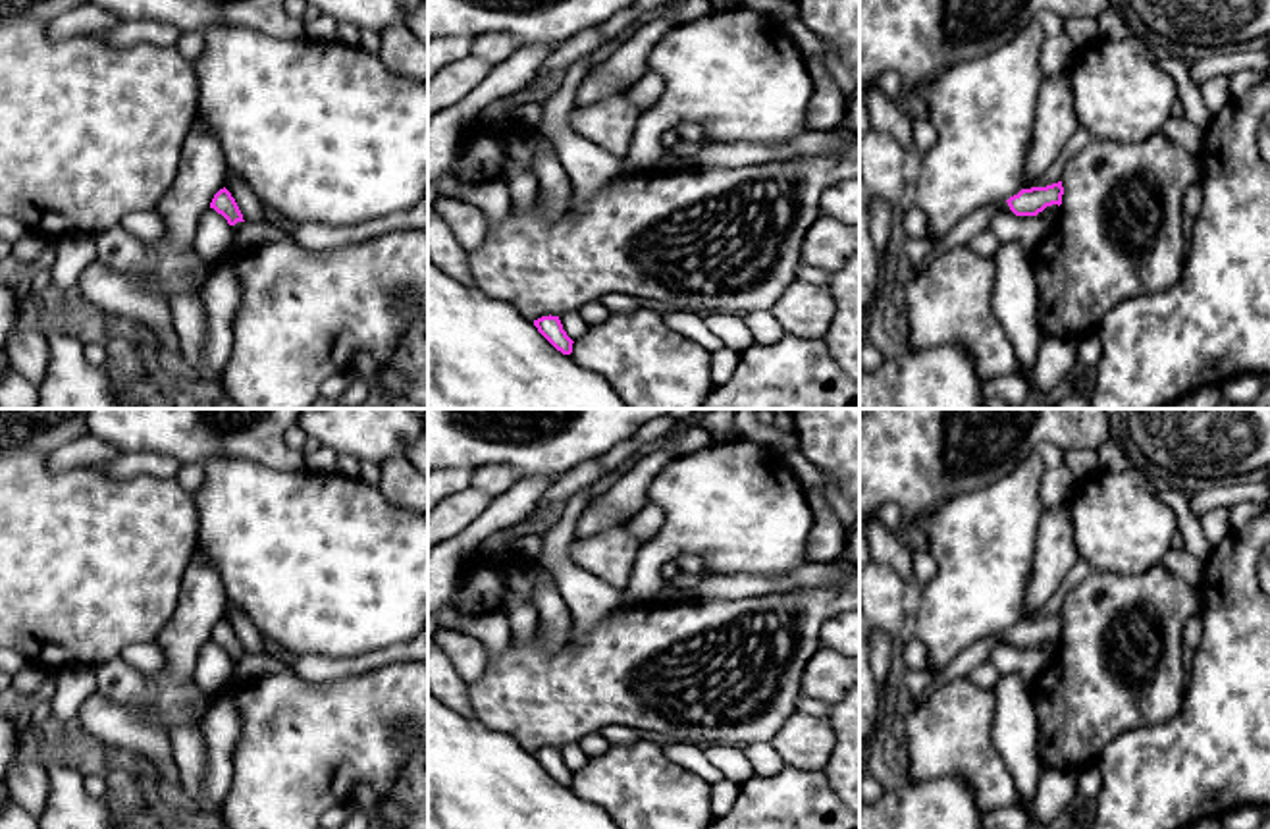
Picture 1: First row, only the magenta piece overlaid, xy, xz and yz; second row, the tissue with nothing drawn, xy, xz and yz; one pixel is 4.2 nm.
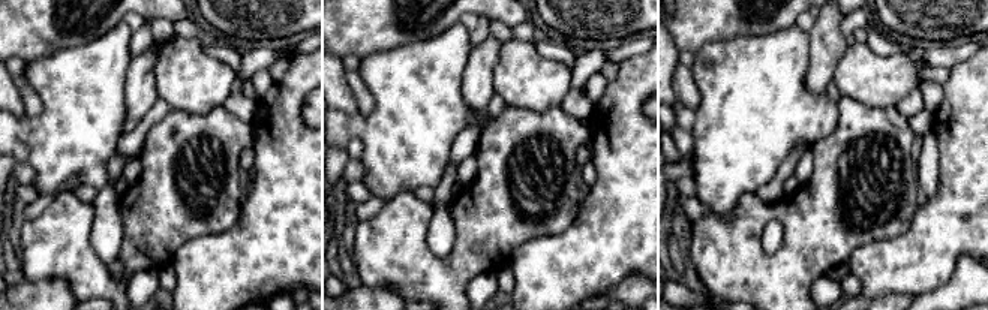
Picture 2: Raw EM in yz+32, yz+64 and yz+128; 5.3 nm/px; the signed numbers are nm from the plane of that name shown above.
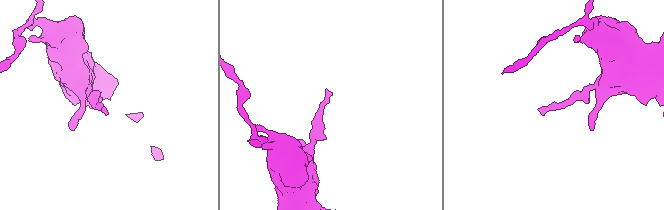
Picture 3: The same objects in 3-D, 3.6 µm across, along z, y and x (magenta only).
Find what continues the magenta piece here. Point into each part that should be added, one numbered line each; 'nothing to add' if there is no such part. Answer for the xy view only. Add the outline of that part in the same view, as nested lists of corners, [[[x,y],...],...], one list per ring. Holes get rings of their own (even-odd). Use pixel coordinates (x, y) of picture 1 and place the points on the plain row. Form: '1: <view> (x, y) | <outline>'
1: xy (220, 725) | [[[245,654],[231,657],[233,675],[227,682],[208,696],[206,711],[198,723],[204,738],[206,767],[200,787],[200,802],[220,808],[233,781],[231,754],[241,735],[241,717],[229,696],[229,688],[245,677],[241,673]]]

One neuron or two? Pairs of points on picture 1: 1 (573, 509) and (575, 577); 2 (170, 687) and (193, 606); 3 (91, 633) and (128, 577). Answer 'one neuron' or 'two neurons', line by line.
1: one neuron
2: one neuron
3: one neuron

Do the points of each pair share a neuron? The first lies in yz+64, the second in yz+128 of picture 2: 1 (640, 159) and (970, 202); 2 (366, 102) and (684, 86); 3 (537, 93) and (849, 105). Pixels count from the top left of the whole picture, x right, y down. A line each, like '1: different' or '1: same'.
1: same
2: same
3: different

